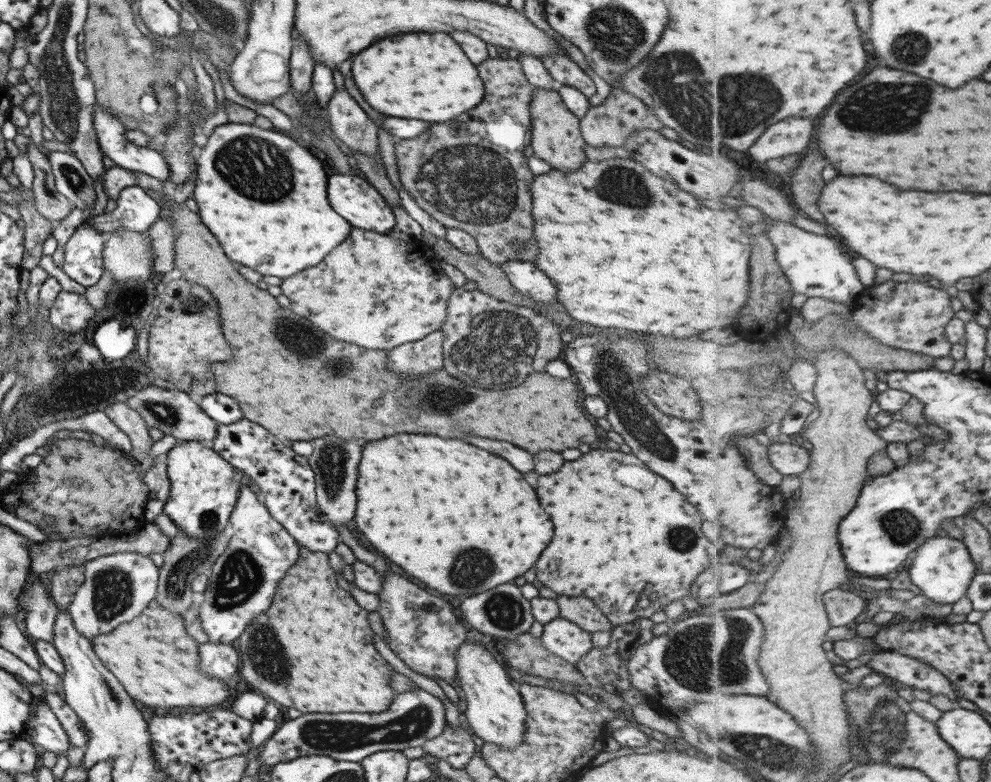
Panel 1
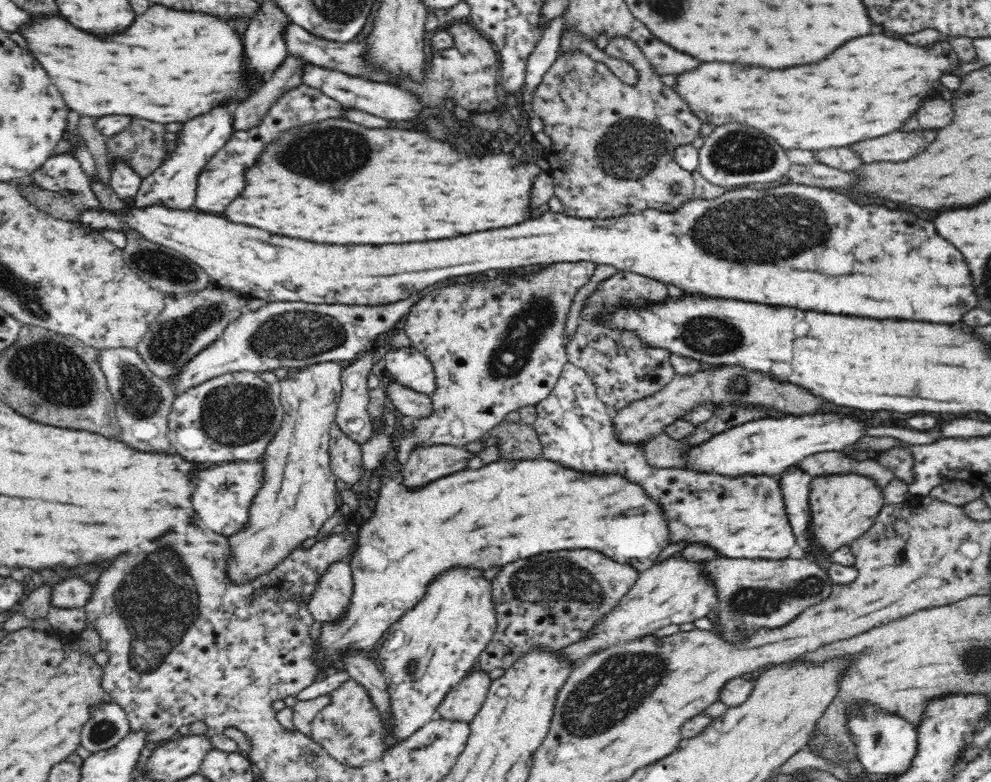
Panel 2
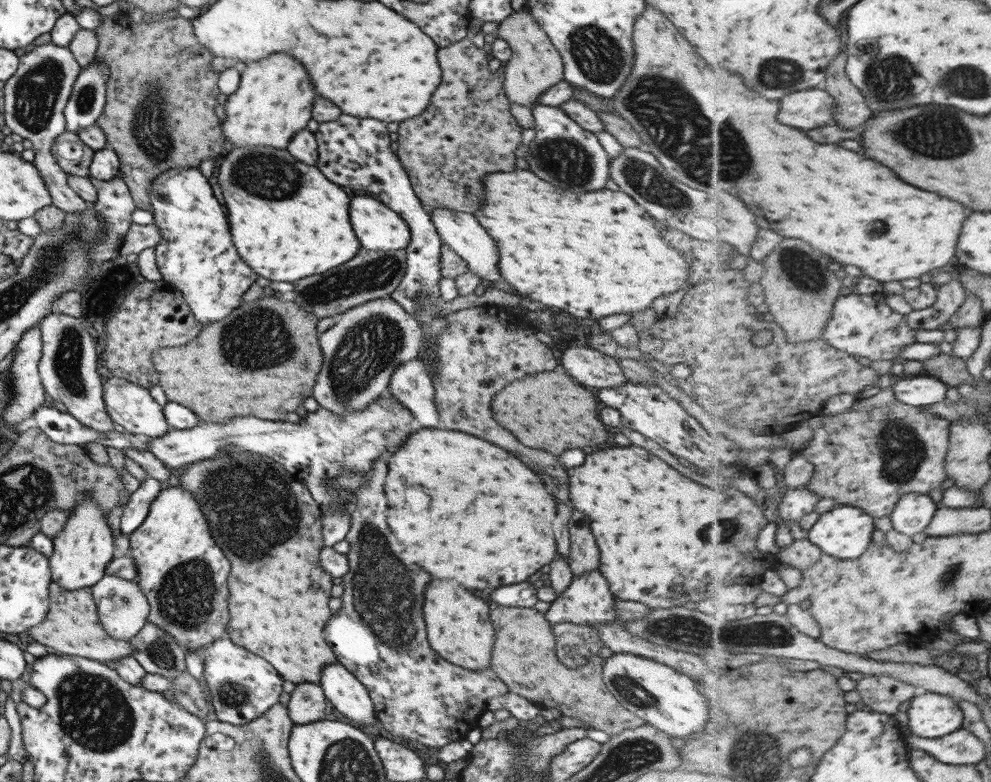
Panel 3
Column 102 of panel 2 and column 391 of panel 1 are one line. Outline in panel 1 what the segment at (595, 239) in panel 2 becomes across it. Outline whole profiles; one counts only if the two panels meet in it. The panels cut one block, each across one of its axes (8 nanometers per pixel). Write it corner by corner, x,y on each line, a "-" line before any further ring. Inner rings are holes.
360,174
330,176
328,178
328,200
330,206
346,218
354,228
389,233
396,224
394,211
386,204
384,197
374,188
366,178

